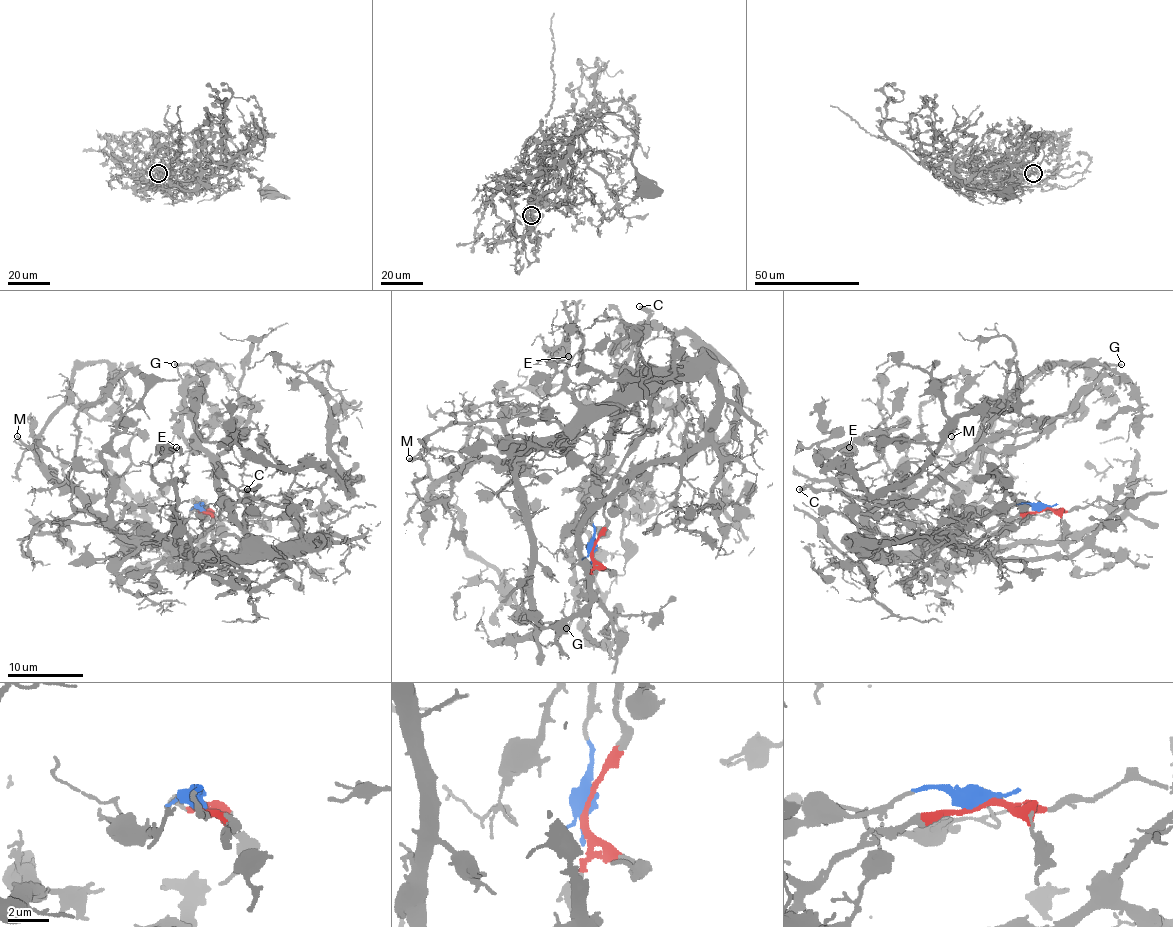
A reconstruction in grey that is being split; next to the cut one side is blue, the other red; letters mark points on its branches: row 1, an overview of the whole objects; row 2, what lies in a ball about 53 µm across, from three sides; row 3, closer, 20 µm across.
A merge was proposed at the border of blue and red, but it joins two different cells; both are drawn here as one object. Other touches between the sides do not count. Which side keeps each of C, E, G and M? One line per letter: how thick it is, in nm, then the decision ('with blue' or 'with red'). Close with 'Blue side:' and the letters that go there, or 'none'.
C: calibre 300 nm; with red
E: calibre 440 nm; with blue
G: calibre 300 nm; with blue
M: calibre 300 nm; with blue
Blue side: E, G, M

